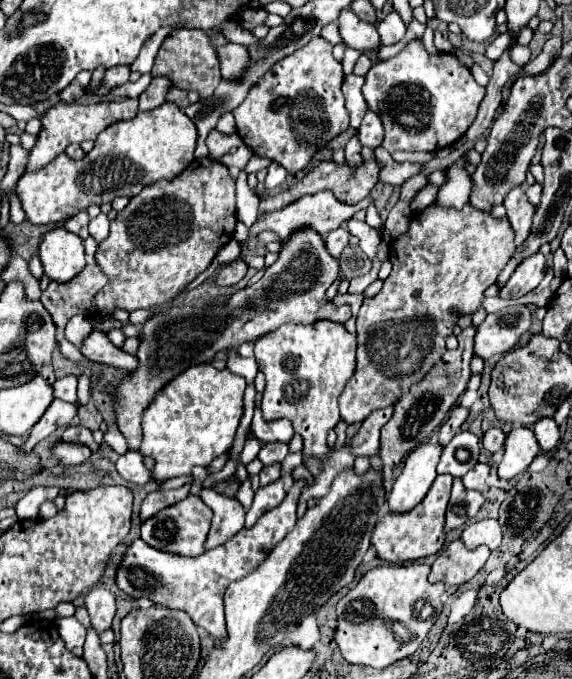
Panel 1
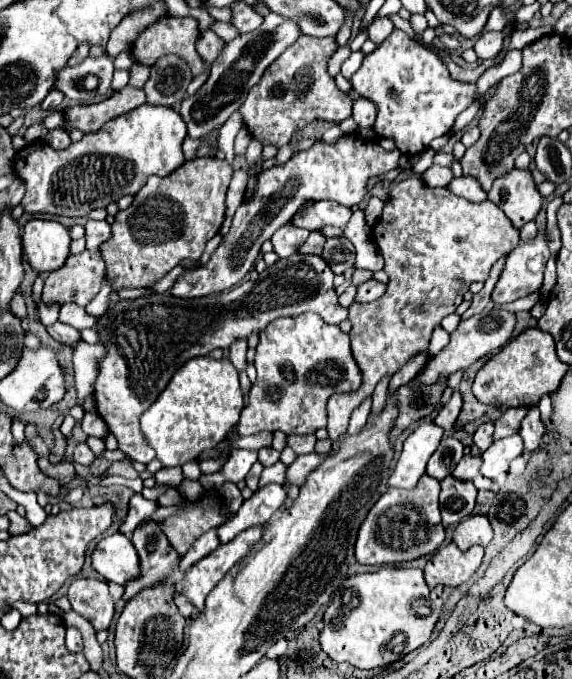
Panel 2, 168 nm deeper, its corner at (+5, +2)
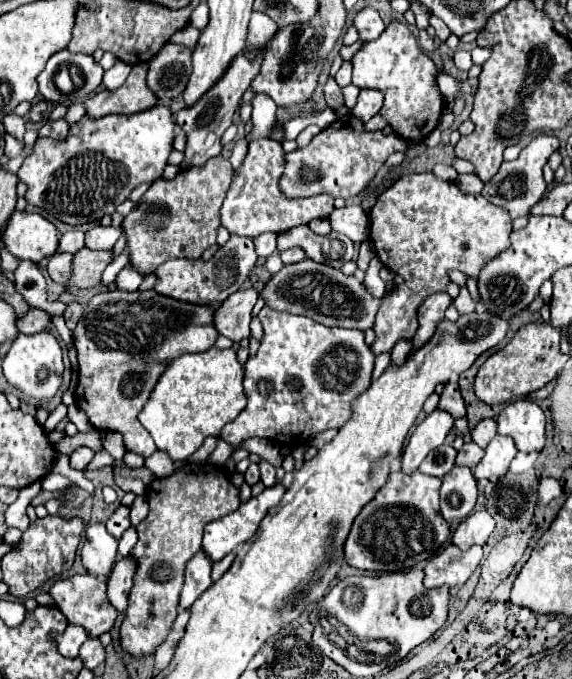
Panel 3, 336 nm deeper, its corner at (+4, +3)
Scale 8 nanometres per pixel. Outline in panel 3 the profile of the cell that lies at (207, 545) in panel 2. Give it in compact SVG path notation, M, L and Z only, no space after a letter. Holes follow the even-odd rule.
M199 551L189 563L187 563L187 569L185 569L185 585L183 585L183 591L181 591L181 601L179 601L179 607L181 609L189 609L193 605L193 601L203 593L207 591L207 587L213 583L211 581L211 559Z

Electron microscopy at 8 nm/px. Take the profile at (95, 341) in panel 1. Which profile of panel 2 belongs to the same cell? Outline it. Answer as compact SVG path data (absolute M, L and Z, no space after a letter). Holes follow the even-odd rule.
M56 322L54 326L48 326L48 332L54 340L58 340L60 344L66 344L70 348L74 348L78 342L82 342L82 336L80 336L80 330L68 326L68 324L62 324L62 322Z

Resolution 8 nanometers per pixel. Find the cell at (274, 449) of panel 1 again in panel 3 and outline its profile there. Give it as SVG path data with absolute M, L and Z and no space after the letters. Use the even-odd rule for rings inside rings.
M261 461L259 469L261 469L261 481L263 481L265 487L273 487L273 485L279 483L279 479L275 475L275 467L269 461Z

